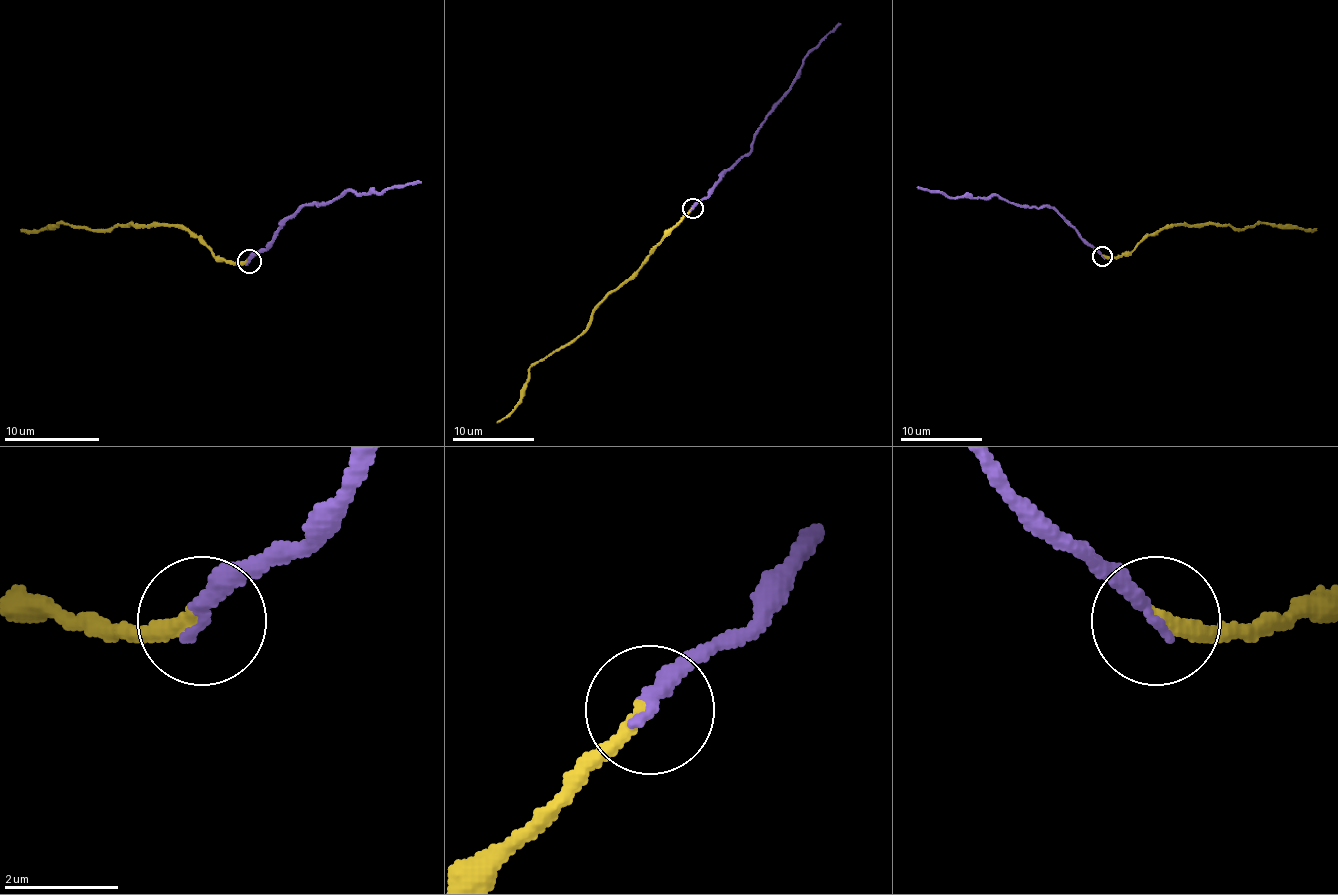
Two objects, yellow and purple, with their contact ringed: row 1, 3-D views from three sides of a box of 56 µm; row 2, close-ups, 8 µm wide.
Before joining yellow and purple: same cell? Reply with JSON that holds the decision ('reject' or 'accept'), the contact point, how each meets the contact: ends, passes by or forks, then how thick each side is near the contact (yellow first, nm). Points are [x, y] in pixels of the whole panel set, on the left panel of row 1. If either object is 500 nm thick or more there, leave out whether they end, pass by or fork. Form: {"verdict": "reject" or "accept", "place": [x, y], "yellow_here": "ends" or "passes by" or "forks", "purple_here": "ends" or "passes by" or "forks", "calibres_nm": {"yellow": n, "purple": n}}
{"verdict": "accept", "place": [249, 261], "yellow_here": "ends", "purple_here": "ends", "calibres_nm": {"yellow": 260, "purple": 280}}

